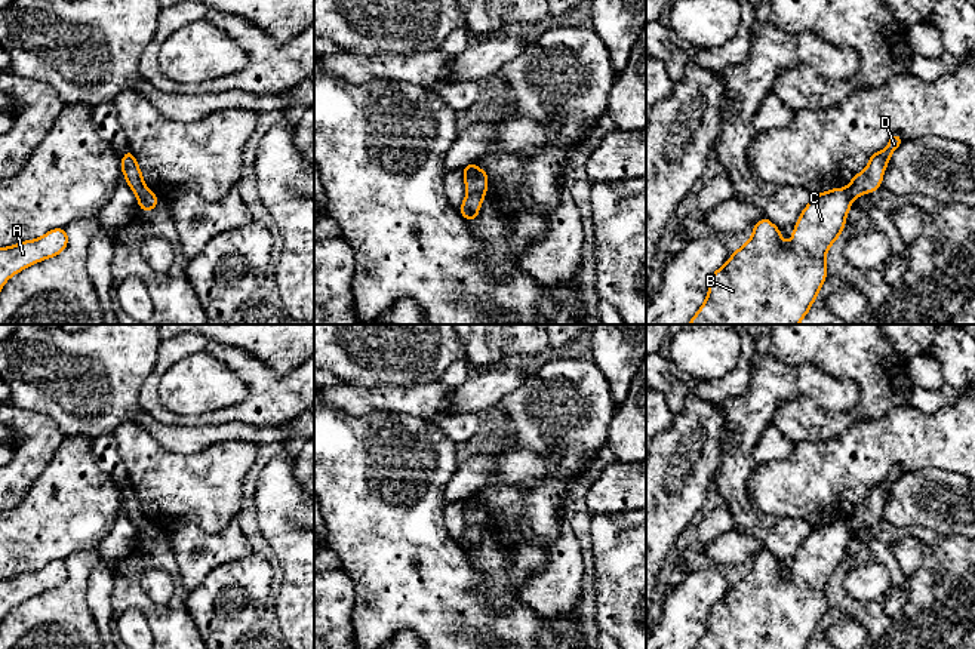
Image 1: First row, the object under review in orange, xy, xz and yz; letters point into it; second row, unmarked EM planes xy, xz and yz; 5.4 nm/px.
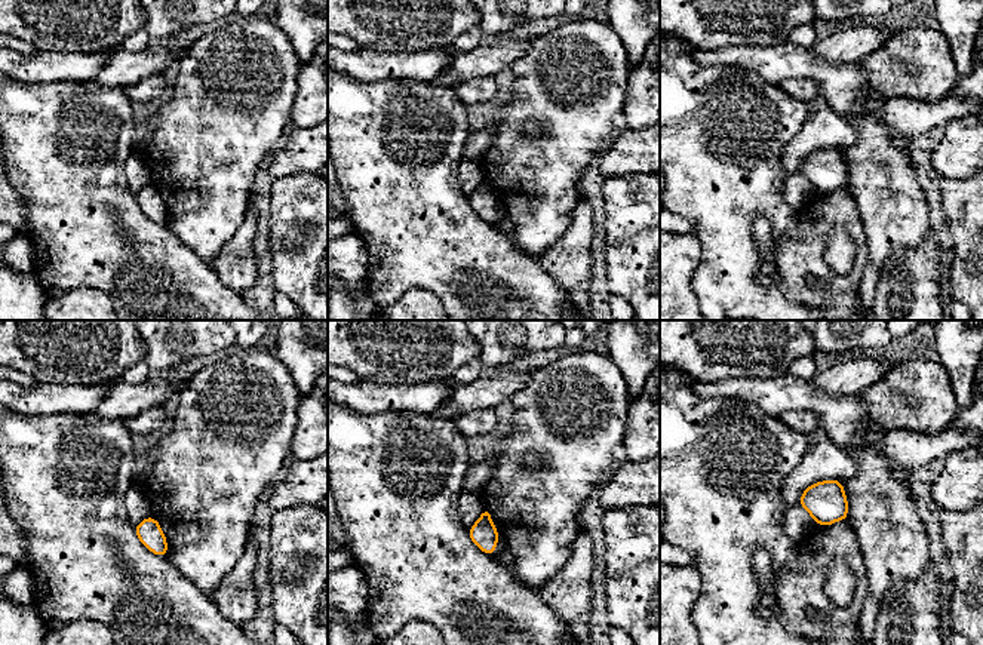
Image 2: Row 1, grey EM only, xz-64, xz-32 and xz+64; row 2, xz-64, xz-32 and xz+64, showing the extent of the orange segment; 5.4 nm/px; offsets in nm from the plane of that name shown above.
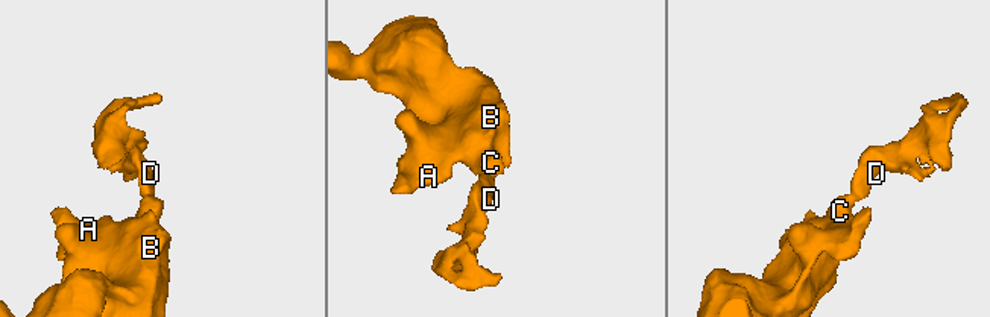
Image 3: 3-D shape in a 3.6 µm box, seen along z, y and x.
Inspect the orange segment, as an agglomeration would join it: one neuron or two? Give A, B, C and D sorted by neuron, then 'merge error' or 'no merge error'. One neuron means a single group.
groups A B C / D; merge error

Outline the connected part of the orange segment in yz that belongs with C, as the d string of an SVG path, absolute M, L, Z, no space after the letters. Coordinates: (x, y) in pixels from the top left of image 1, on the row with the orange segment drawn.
M846 188L813 196L799 215L788 244L779 228L762 218L751 239L713 273L708 295L688 324L799 324L827 279L825 255L842 236L851 206Z

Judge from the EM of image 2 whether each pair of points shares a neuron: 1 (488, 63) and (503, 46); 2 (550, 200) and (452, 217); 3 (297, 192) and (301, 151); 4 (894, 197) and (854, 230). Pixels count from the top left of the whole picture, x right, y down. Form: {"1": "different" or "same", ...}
{"1": "same", "2": "different", "3": "different", "4": "different"}

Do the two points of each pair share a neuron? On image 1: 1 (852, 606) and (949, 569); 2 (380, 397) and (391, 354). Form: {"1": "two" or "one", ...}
{"1": "one", "2": "two"}

